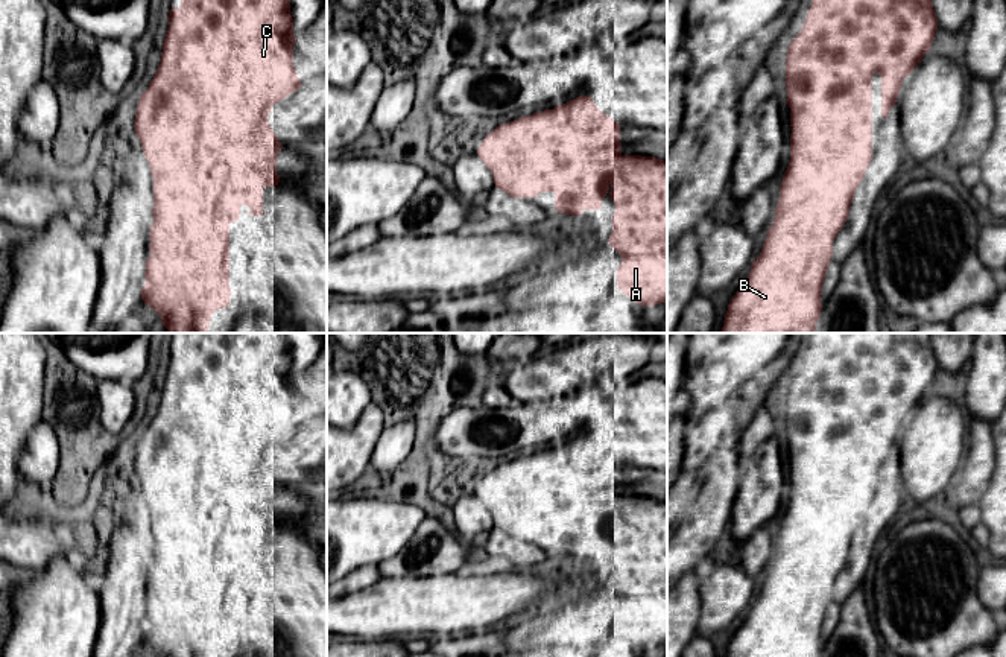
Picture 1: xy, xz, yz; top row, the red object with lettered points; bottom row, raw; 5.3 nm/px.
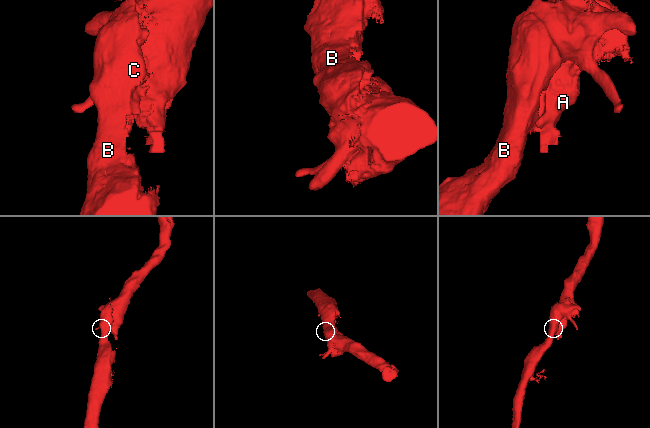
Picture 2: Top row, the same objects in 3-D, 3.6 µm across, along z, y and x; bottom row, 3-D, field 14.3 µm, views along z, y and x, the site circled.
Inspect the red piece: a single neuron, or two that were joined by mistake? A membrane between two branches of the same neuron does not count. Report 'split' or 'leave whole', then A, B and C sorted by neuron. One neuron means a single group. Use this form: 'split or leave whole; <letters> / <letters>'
leave whole; A B C

